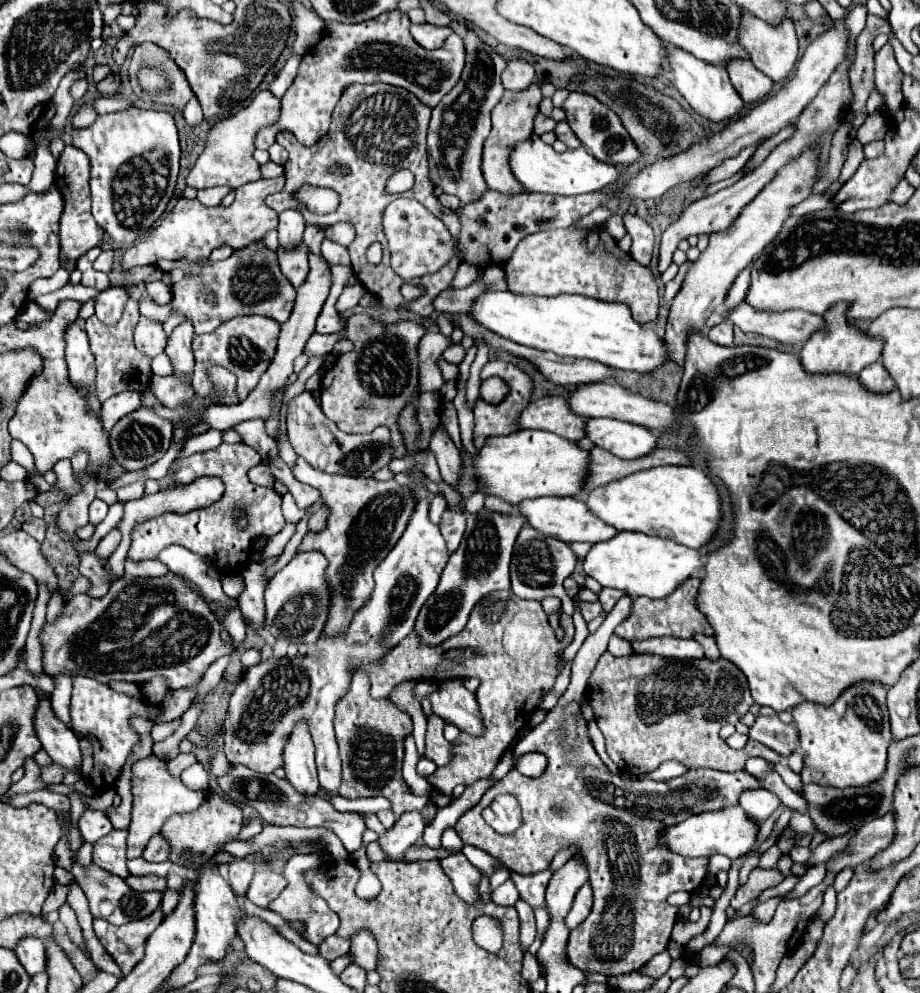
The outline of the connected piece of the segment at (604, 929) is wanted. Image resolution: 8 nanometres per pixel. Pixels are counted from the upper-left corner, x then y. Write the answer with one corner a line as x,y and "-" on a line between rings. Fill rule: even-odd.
572,703
572,705
564,707
564,709
554,707
554,709
546,715
544,723
540,723
540,725
534,727
534,729
530,729
530,731
520,739
520,753
528,753
528,751
542,751
542,753
548,757
548,767
546,767
546,771
544,771
540,777
524,777
524,775
520,775
516,769
512,769
502,781
498,781
494,787
490,787
490,789
484,793
484,797
480,799
478,804
472,807
470,811
466,811
466,813
458,819
458,823
454,825
454,829
458,831
458,835
460,835
460,839
462,839
464,843
474,845
474,847
486,851
488,855
496,857
504,867
508,867
508,869
512,869
512,871
516,871
516,873
522,873
522,875
532,875
532,873
538,873
538,871
548,869
552,857
554,857
562,847
576,843
578,849
580,849
580,853
588,859
590,885
592,885
592,889
594,889
594,909
592,909
592,913
590,913
576,929
570,931
568,947
566,947
566,959
568,959
568,963
574,965
574,967
578,967
580,971
604,973
604,975
624,975
624,973
642,969
654,955
666,951
666,945
668,945
668,941
670,941
670,931
672,931
672,927
674,927
674,923
676,923
676,919
678,919
678,907
668,905
668,903
666,903
666,897
668,897
670,893
674,893
674,891
692,891
692,893
694,893
694,891
698,891
698,889
704,885
706,877
708,877
708,859
690,859
690,857
680,857
680,855
668,851
668,849
664,847
664,843
662,843
662,833
664,833
670,825
678,825
678,823
682,823
682,821
684,821
686,817
690,817
690,815
696,815
696,813
702,813
702,811
712,811
712,809
722,809
724,805
736,805
736,803
738,803
738,795
740,795
744,789
756,789
756,787
760,787
758,779
754,779
754,777
752,777
750,773
746,773
746,771
722,773
722,771
714,771
714,769
704,769
704,767
700,767
700,769
690,769
688,773
684,773
684,775
680,775
680,777
676,777
676,779
670,779
670,781
652,781
652,779
646,779
646,777
644,777
644,779
636,779
636,781
632,781
632,779
624,781
620,775
610,773
608,767
602,763
602,759
596,755
594,747
590,745
588,733
586,733
586,721
584,721
582,715
580,715
580,705
576,705
576,703
-
500,793
510,793
510,795
518,797
518,801
520,801
520,805
522,805
522,813
520,813
520,811
483,811
483,809
492,802
492,799
494,799
496,795
500,795
-
512,829
518,829
518,831
512,833
512,835
500,835
500,833
496,833
496,831
512,831
-
664,861
672,861
672,863
670,863
672,867
670,867
670,871
668,871
666,875
660,875
658,869
660,869
660,865
662,865

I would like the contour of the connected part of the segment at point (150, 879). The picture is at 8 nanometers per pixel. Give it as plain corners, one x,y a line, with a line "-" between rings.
128,875
126,877
126,883
136,889
136,891
154,891
154,889
160,889
164,891
166,889
166,879
164,877
158,877
158,875

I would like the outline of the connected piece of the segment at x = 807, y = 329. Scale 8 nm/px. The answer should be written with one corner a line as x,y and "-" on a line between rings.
744,301
724,317
746,333
758,333
792,345
804,345
812,331
822,327
820,315
810,315
804,311
758,311

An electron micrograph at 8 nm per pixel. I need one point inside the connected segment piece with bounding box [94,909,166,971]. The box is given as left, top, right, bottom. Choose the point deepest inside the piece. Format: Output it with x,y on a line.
126,943

